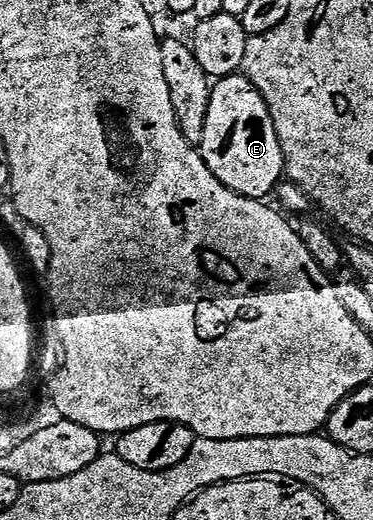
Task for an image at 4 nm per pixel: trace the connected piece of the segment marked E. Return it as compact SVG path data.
M221 81L212 88L205 127L199 140L199 154L210 176L219 180L234 195L268 200L286 178L285 154L275 133L269 106L248 81Z

